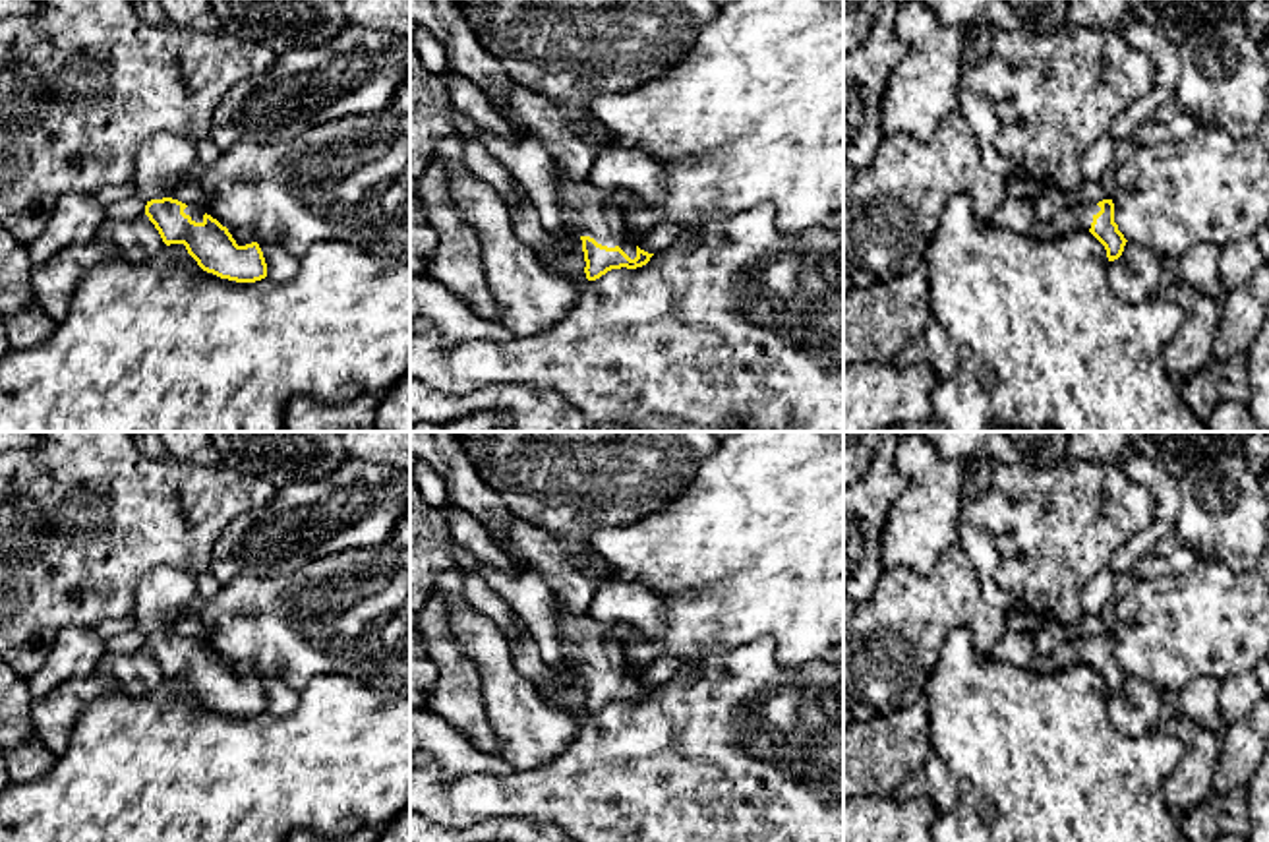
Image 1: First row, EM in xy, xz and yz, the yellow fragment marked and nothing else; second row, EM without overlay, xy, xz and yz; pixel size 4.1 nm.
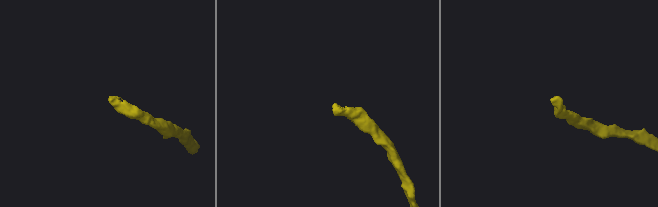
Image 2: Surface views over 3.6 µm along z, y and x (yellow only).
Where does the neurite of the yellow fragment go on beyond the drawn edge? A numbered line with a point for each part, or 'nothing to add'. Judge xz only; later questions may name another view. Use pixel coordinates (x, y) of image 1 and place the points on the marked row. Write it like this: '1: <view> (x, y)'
1: xz (585, 202)

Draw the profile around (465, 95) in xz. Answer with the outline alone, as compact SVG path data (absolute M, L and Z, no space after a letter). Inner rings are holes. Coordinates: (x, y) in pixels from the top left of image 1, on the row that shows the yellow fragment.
M455 74L445 79L445 89L451 97L451 105L474 126L484 132L497 134L511 145L520 141L516 128L495 110L489 97L476 83Z

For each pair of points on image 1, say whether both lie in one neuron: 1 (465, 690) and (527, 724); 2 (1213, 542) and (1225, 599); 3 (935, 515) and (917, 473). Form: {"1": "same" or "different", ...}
{"1": "different", "2": "different", "3": "same"}

